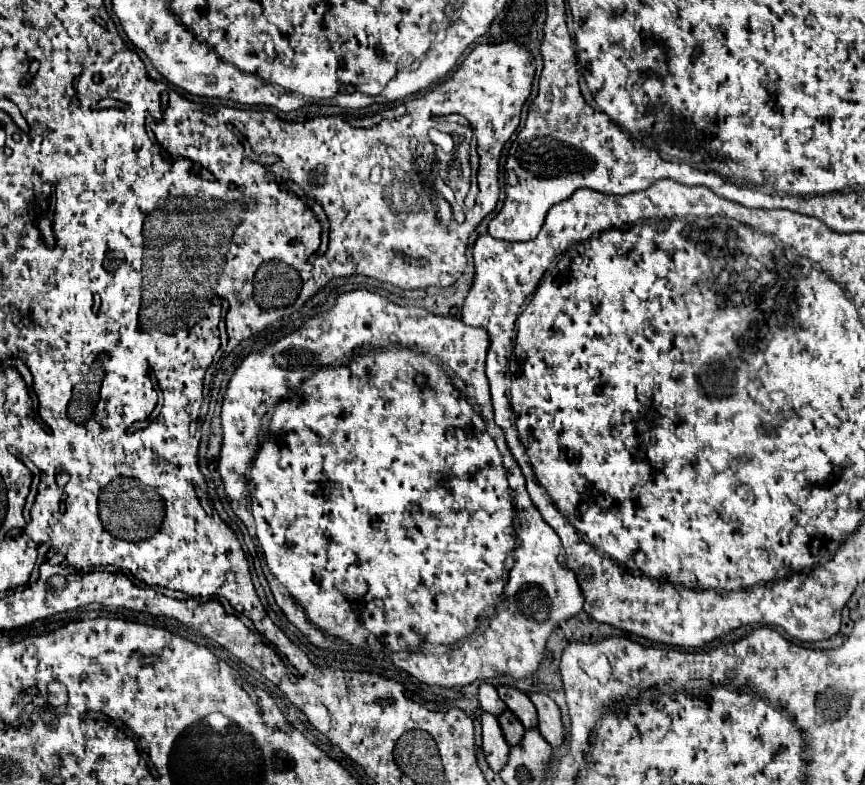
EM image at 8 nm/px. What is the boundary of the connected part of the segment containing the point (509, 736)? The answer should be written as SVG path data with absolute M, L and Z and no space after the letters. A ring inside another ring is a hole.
M506 709L504 713L498 715L498 723L500 723L502 731L504 731L506 741L508 741L510 745L518 745L520 739L522 739L522 735L524 735L524 725L516 719L516 715Z

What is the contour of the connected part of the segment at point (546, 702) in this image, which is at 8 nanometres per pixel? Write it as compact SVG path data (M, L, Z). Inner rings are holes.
M530 693L530 701L534 703L538 711L538 729L542 737L552 745L562 745L564 741L564 729L560 721L560 709L558 705L546 695L546 693Z

